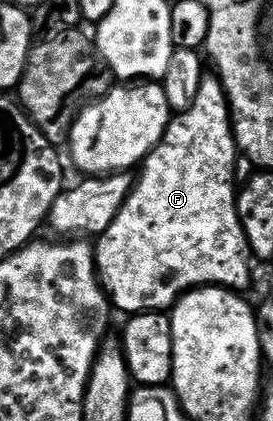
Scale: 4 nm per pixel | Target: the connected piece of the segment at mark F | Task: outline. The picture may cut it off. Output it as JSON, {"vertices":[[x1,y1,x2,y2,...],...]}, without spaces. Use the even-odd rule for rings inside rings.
{"vertices":[[204,75,200,78,200,86,194,95,192,104,186,109,181,109,169,120,164,128,164,134,160,136,160,142,149,151,142,162,140,177,135,178,128,198,122,203,122,207,114,215,114,219,104,228,94,241,94,264,99,280,106,290,107,296,120,309,125,309,125,314,131,315,141,311,164,311,175,305,180,294,201,285,218,285,233,291,243,290,243,285,248,281,248,261,250,262,250,250,248,241,244,238,244,232,240,226,240,217,236,213,237,190,232,189,232,164,238,158,238,150,235,141,232,140,232,122,228,115,228,101,224,97,224,89,220,85,220,78,215,75]]}

